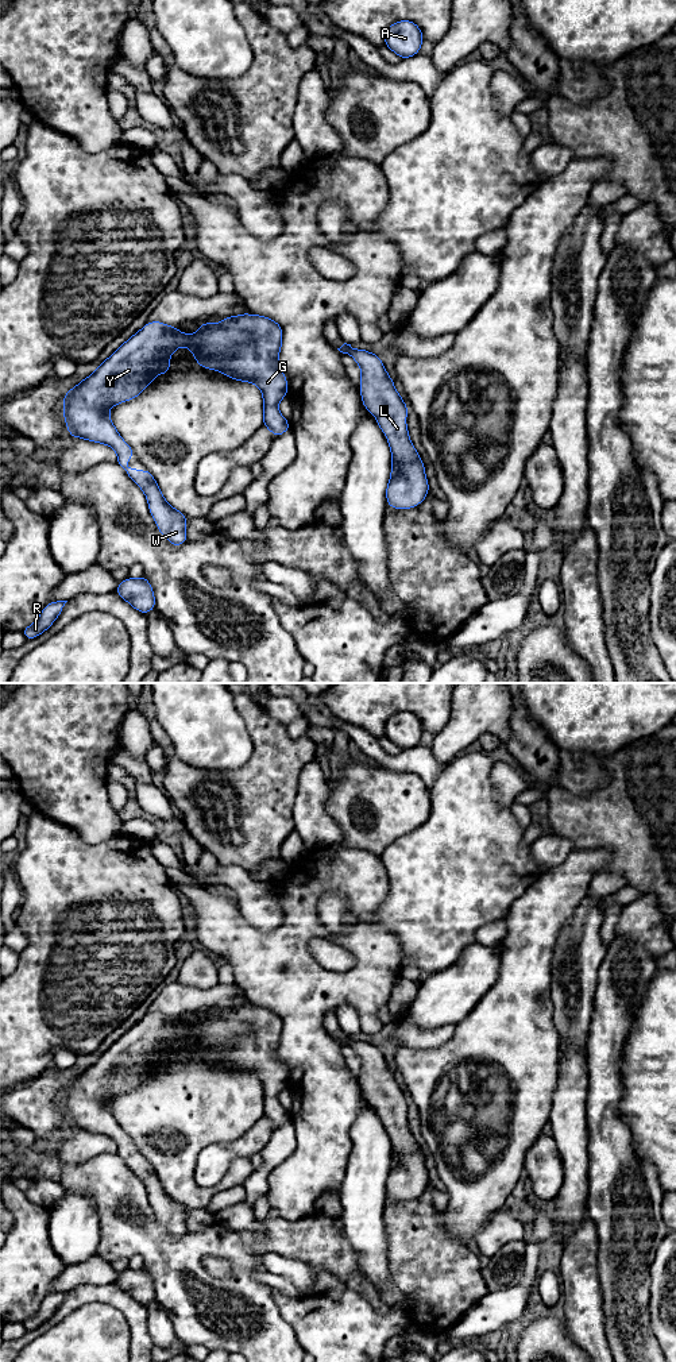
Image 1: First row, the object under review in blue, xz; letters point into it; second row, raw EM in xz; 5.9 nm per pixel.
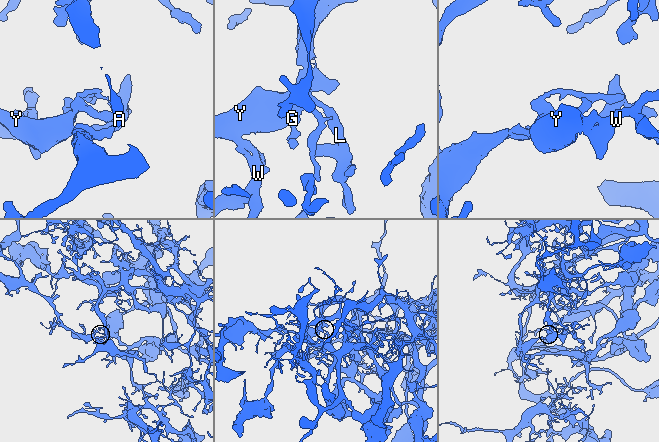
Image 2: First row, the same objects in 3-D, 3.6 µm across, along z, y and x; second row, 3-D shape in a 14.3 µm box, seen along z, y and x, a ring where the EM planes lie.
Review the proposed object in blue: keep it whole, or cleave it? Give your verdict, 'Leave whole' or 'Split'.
Leave whole

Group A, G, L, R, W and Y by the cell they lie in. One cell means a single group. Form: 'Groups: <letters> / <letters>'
Groups: A G L R W Y

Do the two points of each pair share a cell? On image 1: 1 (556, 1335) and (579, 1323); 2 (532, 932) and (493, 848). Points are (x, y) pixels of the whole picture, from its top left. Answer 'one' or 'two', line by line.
1: two
2: two

